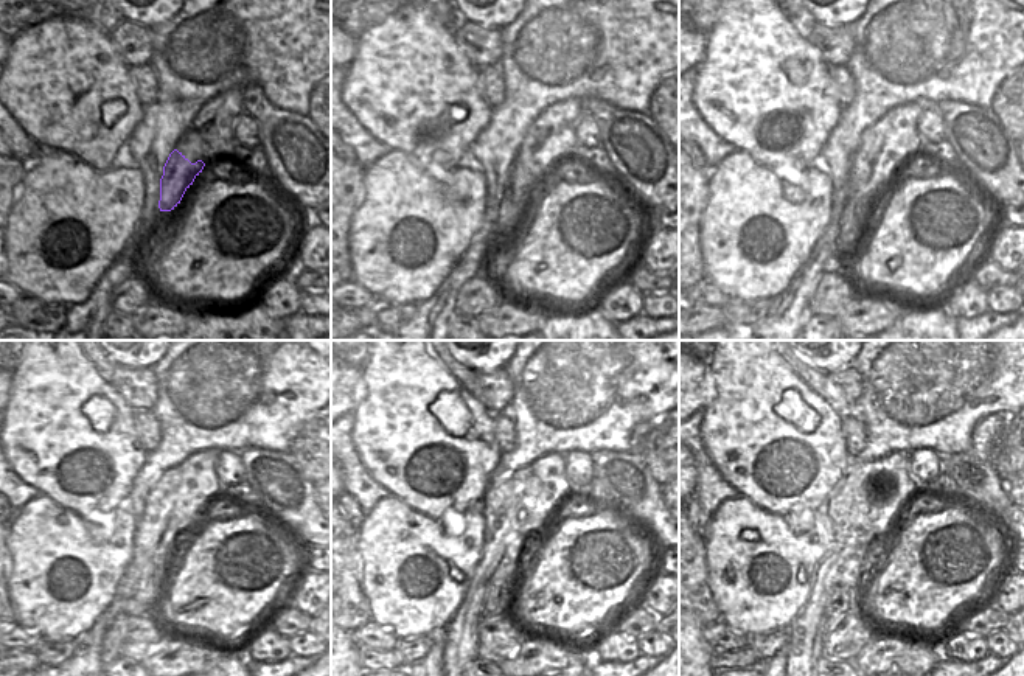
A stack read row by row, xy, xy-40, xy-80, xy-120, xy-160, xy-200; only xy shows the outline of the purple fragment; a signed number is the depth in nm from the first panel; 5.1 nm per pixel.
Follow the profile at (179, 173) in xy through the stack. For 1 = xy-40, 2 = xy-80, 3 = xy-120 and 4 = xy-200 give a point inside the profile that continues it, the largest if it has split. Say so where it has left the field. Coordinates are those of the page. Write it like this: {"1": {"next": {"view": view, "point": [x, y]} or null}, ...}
{"1": {"next": {"view": "xy-40", "point": [510, 213]}}, "2": {"next": {"view": "xy-80", "point": [855, 215]}}, "3": {"next": {"view": "xy-120", "point": [148, 591]}}, "4": {"next": {"view": "xy-200", "point": [841, 602]}}}

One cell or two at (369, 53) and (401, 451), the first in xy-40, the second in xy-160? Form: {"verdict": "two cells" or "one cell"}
{"verdict": "one cell"}

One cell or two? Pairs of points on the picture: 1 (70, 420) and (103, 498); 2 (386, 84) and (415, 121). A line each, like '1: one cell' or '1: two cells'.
1: one cell
2: one cell

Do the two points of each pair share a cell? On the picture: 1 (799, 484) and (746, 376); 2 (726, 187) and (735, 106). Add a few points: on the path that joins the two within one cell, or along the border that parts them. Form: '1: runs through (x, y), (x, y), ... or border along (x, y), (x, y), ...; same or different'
1: runs through (791, 457), (765, 431), (759, 403); same
2: border along (735, 148), (768, 167); different

